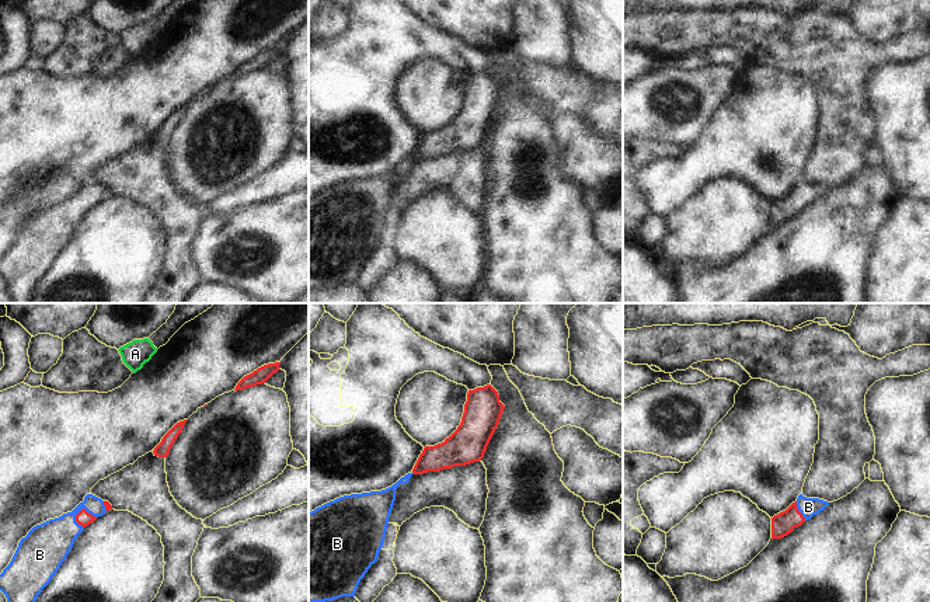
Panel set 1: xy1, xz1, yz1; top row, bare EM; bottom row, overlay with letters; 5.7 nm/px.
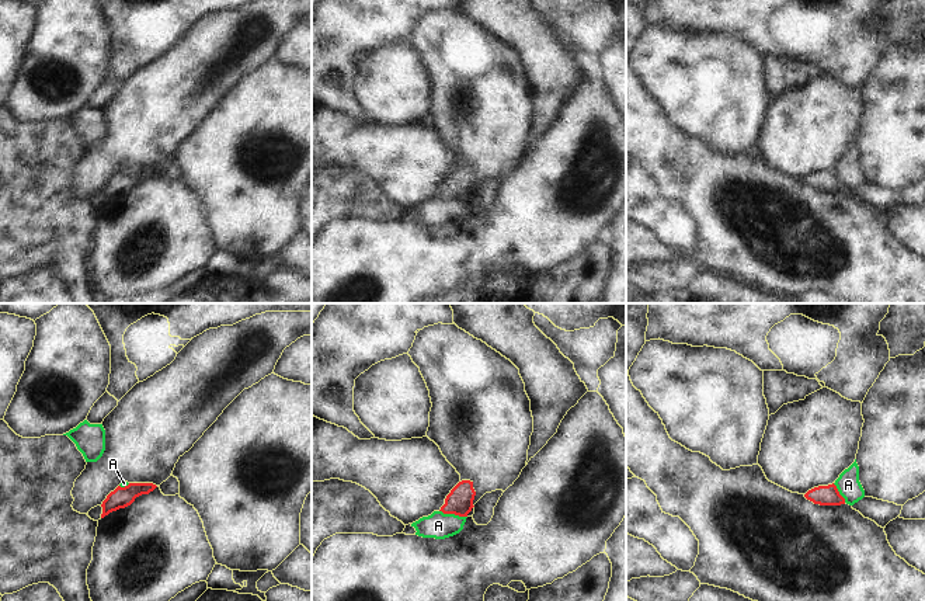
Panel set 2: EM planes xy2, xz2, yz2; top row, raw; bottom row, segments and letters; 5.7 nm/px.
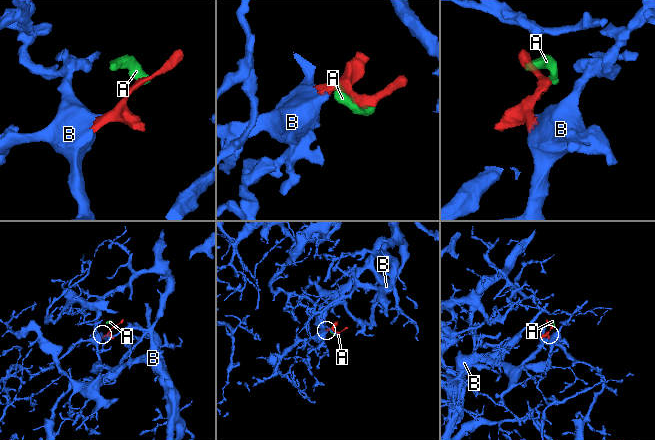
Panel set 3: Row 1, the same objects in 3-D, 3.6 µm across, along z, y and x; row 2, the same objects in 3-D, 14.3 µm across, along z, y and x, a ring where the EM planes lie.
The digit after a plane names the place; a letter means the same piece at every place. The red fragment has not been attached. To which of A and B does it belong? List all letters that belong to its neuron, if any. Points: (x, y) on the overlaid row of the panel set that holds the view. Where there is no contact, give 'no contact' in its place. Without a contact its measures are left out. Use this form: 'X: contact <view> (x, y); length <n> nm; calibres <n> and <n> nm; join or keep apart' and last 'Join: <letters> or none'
A: contact xz2 (454, 513); length 170 nm; calibres 160 and 150 nm; keep apart
B: contact xy1 (84, 510); length 130 nm; calibres 90 and 220 nm; join
Join: B

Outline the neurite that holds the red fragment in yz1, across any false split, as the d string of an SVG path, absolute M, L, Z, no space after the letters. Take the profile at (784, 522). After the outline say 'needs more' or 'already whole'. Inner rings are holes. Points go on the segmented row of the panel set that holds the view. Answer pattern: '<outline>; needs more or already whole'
M802 494L786 511L771 518L771 539L781 539L801 526L805 521L819 514L829 505L819 498L807 498Z; needs more

